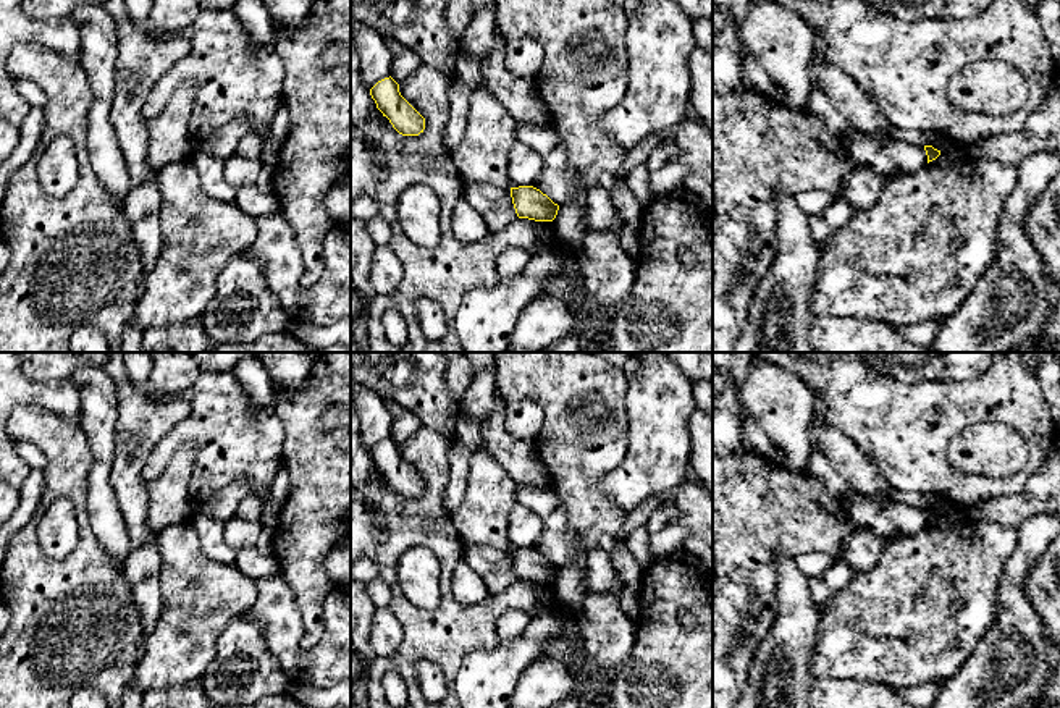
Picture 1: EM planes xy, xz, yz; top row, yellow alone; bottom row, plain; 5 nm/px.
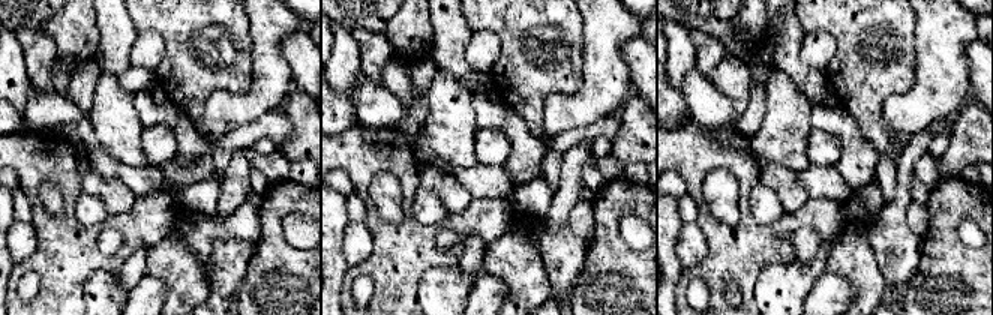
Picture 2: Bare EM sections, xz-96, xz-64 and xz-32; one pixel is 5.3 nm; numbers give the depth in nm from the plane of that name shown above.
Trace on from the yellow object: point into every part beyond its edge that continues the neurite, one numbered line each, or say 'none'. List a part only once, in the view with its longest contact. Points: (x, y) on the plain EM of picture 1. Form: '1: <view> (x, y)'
none

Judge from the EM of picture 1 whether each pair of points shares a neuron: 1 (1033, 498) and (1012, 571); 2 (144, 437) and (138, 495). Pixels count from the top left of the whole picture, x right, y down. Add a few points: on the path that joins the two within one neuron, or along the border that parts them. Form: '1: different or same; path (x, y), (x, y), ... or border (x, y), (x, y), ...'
1: different; border (1043, 511), (1026, 518), (1017, 527)
2: same; path (134, 451), (133, 480)

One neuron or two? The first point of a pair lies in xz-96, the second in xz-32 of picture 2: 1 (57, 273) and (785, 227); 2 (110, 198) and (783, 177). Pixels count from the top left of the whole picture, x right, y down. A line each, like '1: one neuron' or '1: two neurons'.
1: one neuron
2: one neuron

